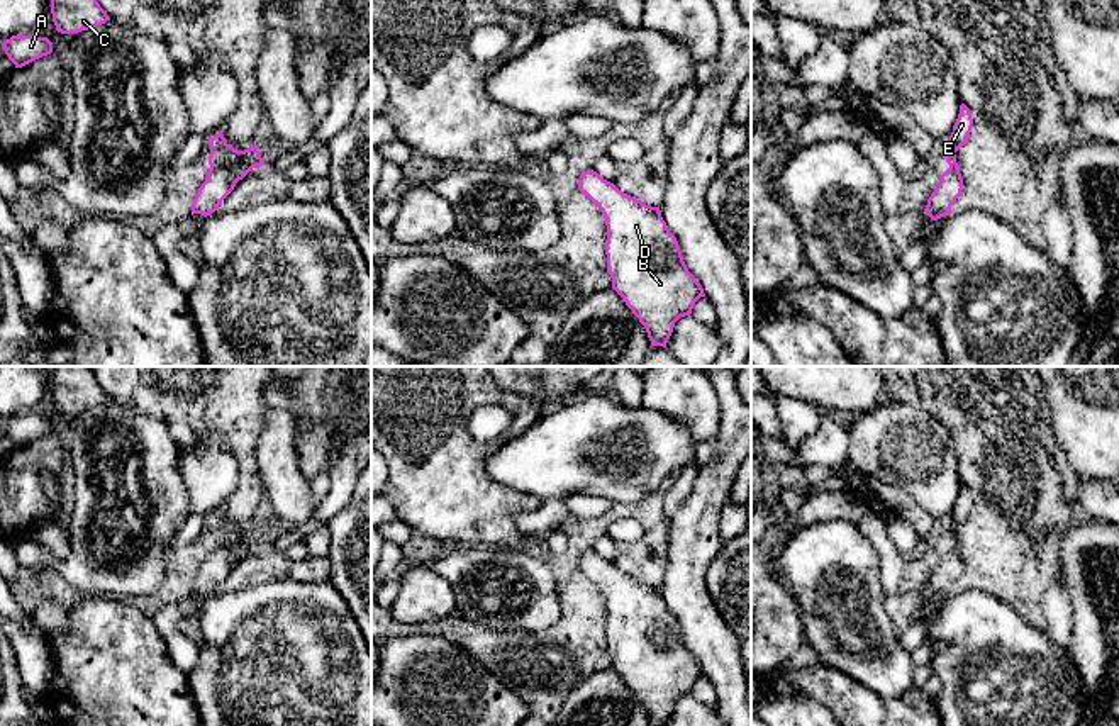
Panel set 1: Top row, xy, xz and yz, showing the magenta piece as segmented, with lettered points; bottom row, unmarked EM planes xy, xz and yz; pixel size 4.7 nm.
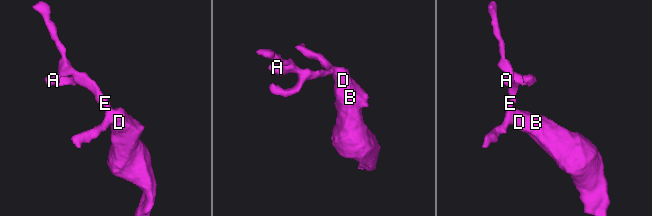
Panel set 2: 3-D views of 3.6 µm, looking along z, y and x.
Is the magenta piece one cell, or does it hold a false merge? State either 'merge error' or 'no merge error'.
no merge error

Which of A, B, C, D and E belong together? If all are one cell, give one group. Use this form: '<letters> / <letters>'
A B C D E

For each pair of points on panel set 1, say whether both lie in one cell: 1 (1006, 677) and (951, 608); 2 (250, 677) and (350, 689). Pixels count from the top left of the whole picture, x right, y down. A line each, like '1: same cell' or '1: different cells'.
1: same cell
2: same cell

